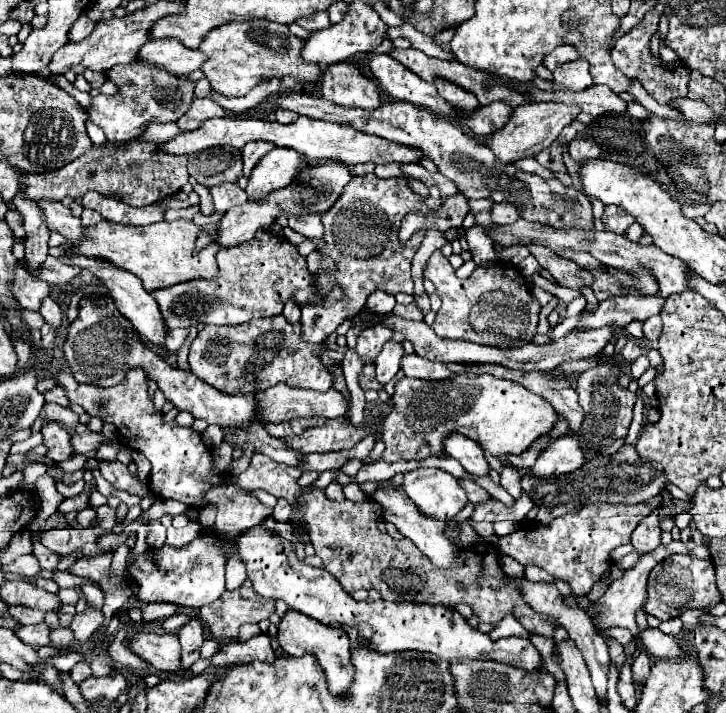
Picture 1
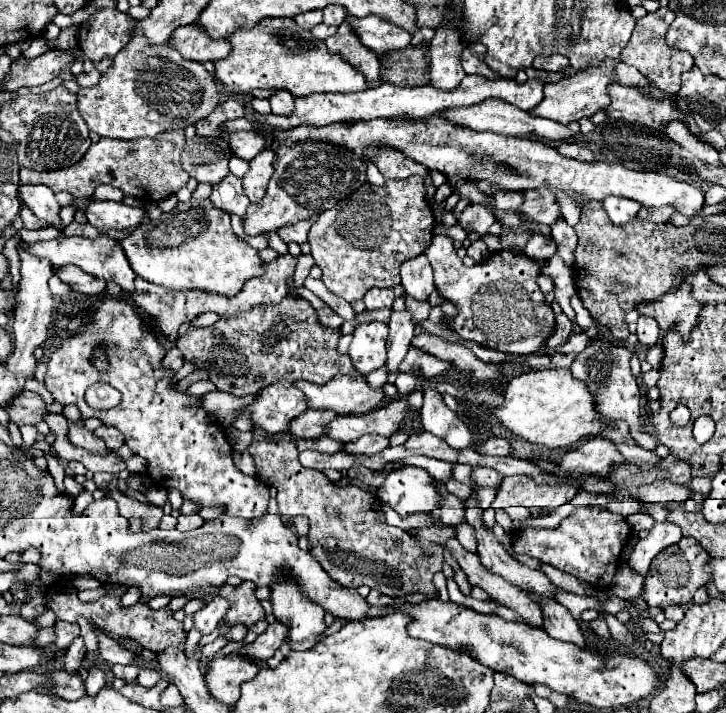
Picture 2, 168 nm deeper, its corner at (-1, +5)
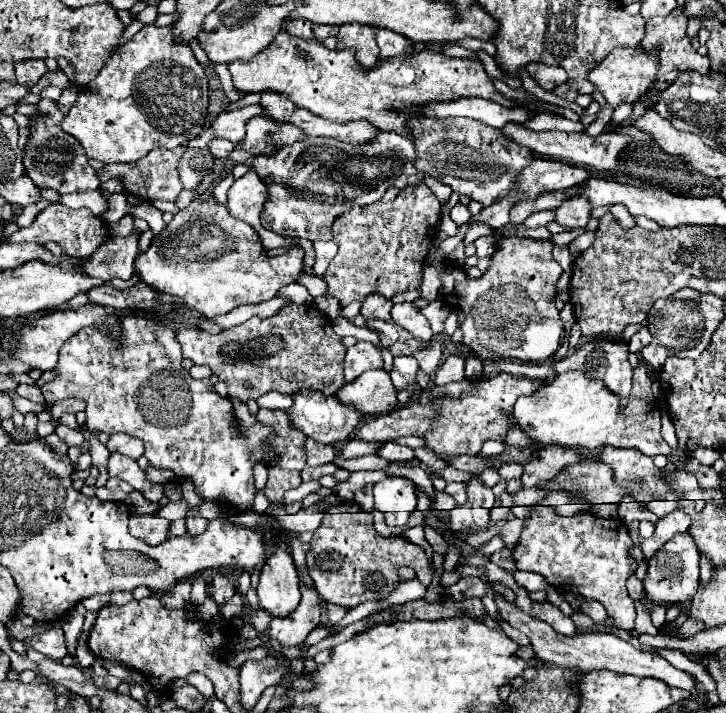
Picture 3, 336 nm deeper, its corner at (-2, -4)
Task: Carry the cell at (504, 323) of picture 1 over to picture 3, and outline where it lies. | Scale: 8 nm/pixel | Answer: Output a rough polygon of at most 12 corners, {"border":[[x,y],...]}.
{"border":[[500,238],[478,280],[444,298],[478,358],[542,364],[565,331],[552,242]]}

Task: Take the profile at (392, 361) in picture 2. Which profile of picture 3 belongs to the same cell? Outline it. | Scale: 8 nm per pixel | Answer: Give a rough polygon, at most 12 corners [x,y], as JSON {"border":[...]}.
{"border":[[412,302],[394,304],[392,320],[418,340],[432,338],[426,316]]}

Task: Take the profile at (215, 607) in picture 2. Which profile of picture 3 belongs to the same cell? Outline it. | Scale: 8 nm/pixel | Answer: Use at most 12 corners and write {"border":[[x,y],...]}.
{"border":[[228,576],[214,578],[214,594],[218,606],[236,594]]}

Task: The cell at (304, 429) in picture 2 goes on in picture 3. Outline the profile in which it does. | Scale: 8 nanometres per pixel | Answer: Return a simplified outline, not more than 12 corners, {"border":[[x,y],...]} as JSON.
{"border":[[306,440],[310,466],[322,466],[334,460],[332,444]]}

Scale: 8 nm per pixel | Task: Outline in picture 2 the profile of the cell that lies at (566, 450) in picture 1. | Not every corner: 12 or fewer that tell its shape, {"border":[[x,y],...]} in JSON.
{"border":[[587,439],[557,461],[561,471],[607,475],[625,457],[607,439]]}

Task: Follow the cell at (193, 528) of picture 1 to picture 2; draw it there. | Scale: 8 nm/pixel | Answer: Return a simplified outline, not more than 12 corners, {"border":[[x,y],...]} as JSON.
{"border":[[179,515],[177,529],[187,531],[203,525],[203,519],[195,515]]}

